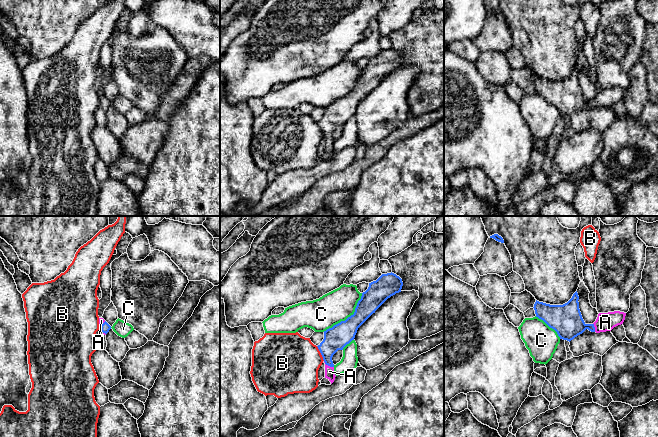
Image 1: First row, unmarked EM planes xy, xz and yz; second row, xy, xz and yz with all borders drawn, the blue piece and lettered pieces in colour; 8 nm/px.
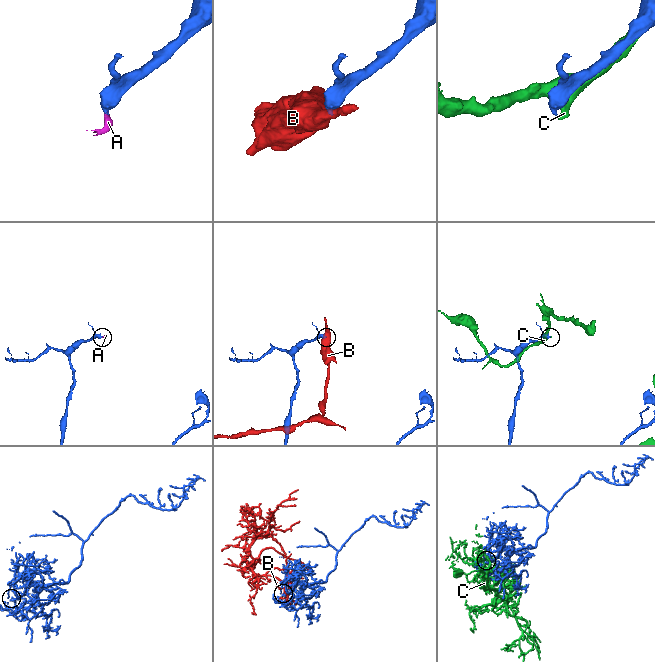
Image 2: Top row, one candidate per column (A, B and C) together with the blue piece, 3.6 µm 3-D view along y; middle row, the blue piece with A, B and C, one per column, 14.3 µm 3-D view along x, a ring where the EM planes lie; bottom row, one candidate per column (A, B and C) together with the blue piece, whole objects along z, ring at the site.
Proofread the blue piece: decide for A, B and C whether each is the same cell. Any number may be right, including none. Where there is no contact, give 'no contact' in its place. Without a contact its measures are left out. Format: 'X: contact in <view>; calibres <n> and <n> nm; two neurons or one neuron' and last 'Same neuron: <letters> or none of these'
A: contact in xz; calibres 190 and 80 nm; one neuron
B: contact in xz; calibres 190 and 460 nm; two neurons
C: contact in xz; calibres 190 and 260 nm; two neurons
Same neuron: A

